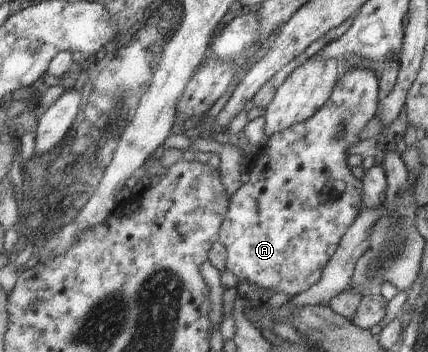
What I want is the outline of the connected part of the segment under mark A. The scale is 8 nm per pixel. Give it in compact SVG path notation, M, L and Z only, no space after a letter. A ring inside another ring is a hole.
M364 68L351 69L337 82L323 109L310 120L269 137L266 150L248 157L250 179L231 198L219 237L227 251L226 269L236 276L238 283L256 284L264 290L282 292L293 298L322 280L322 272L364 206L364 184L352 174L348 148L362 140L362 130L374 116L380 115L378 89L378 74Z

